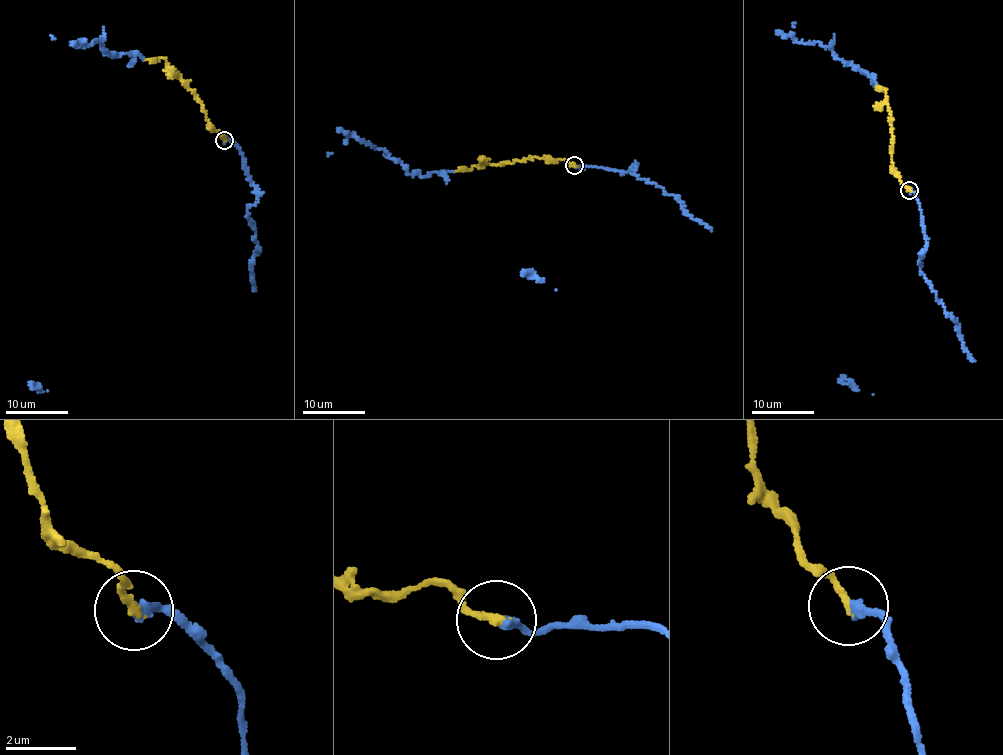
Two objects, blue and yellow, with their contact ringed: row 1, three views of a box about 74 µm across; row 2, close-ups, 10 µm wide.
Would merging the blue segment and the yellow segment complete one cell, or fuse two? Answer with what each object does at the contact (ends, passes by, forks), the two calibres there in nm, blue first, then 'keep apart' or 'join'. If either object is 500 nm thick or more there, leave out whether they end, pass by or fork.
blue ends | yellow ends | 280/220 nm | join

